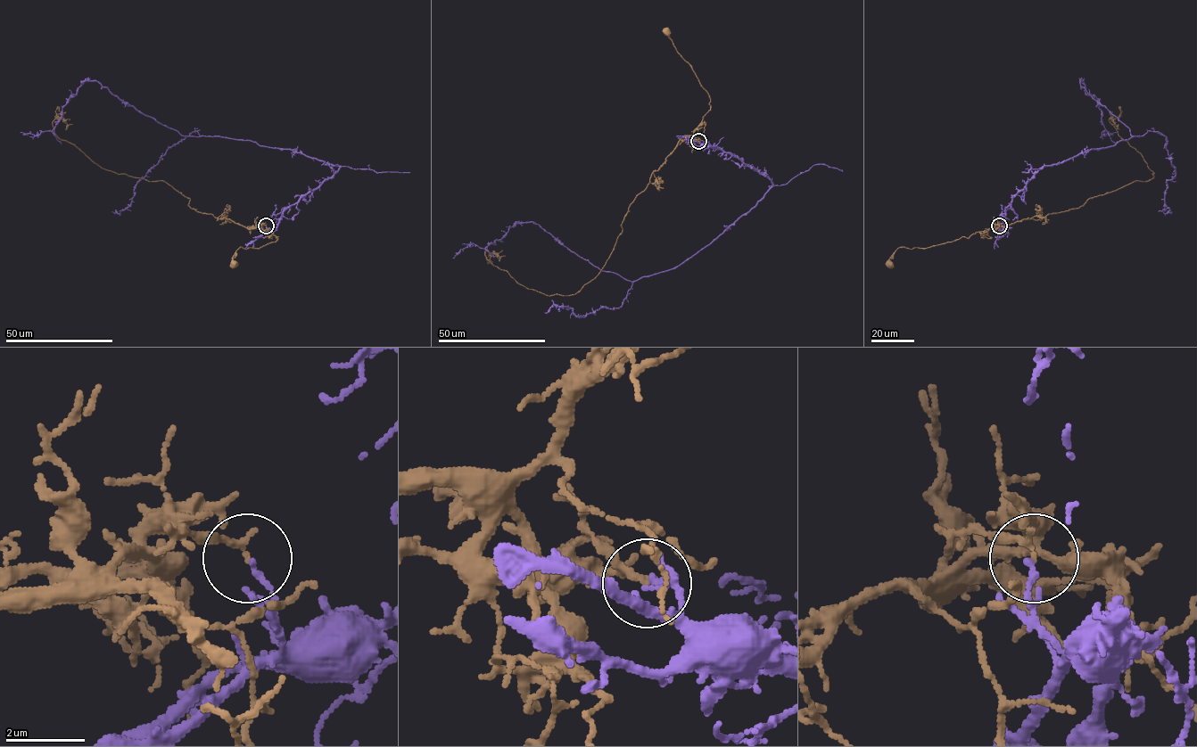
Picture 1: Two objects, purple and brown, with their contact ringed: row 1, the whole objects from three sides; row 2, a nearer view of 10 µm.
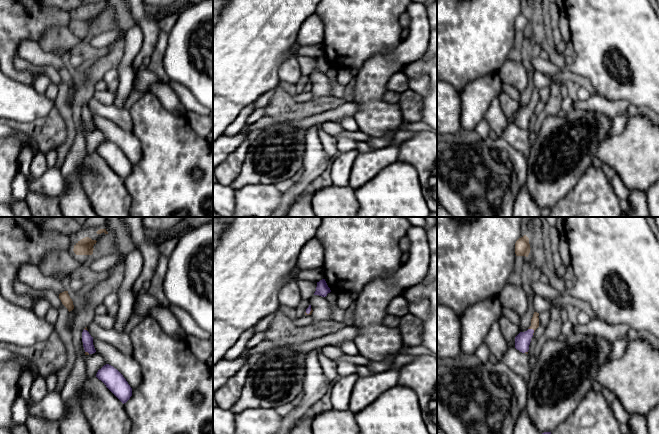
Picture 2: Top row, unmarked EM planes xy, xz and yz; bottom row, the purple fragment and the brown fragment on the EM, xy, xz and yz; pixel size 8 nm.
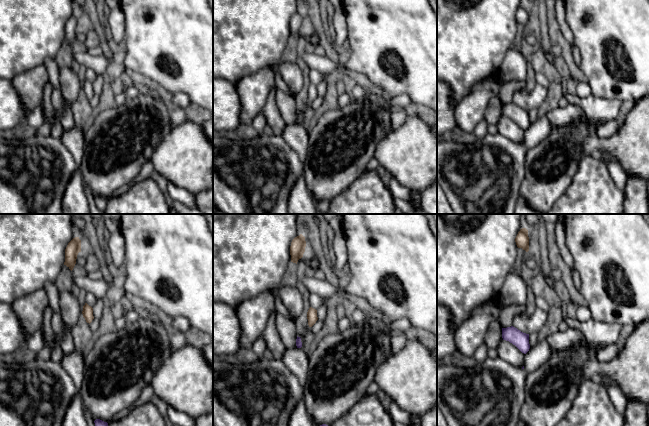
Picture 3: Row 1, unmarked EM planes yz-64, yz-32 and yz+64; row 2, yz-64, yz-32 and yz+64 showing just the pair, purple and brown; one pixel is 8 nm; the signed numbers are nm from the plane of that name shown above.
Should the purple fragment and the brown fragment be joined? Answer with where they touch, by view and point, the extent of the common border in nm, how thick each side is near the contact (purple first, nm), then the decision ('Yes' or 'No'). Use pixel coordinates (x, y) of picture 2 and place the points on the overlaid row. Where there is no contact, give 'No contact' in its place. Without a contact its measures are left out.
Touches purple at yz (533, 330). Shared border 70 nm. Thickness 130 nm (purple) against 60 nm. No

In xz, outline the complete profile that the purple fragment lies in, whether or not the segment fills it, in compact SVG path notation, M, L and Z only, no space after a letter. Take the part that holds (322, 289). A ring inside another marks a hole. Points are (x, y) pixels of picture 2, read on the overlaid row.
M322 279L319 282L317 282L317 287L316 287L316 291L315 291L314 295L326 297L327 294L330 293L330 292L331 292L331 290L328 287L325 279Z

